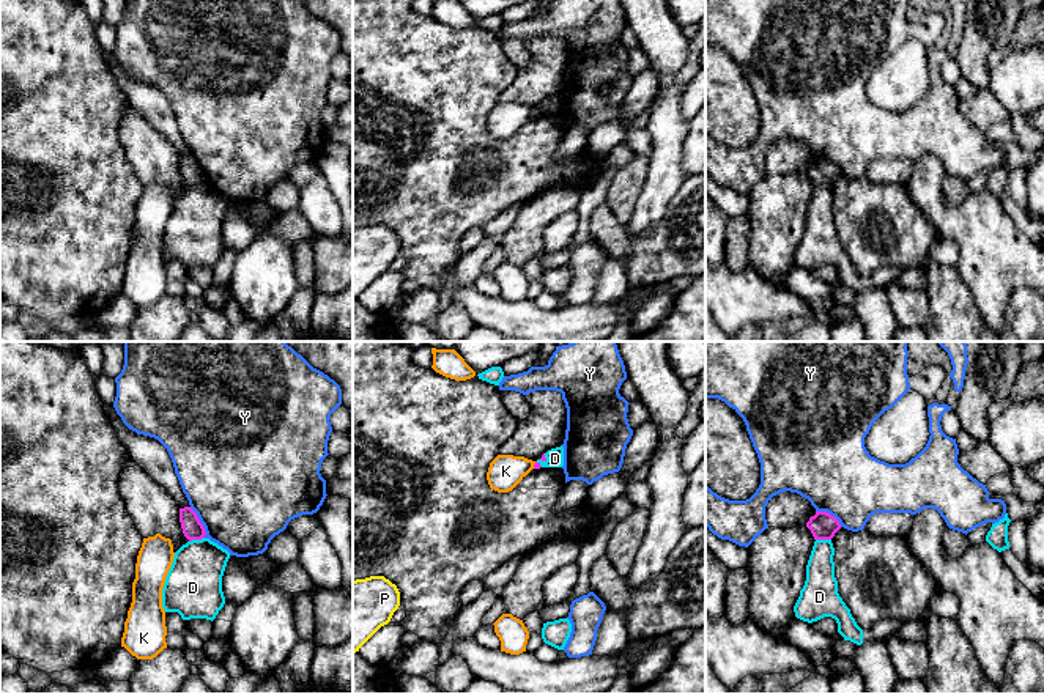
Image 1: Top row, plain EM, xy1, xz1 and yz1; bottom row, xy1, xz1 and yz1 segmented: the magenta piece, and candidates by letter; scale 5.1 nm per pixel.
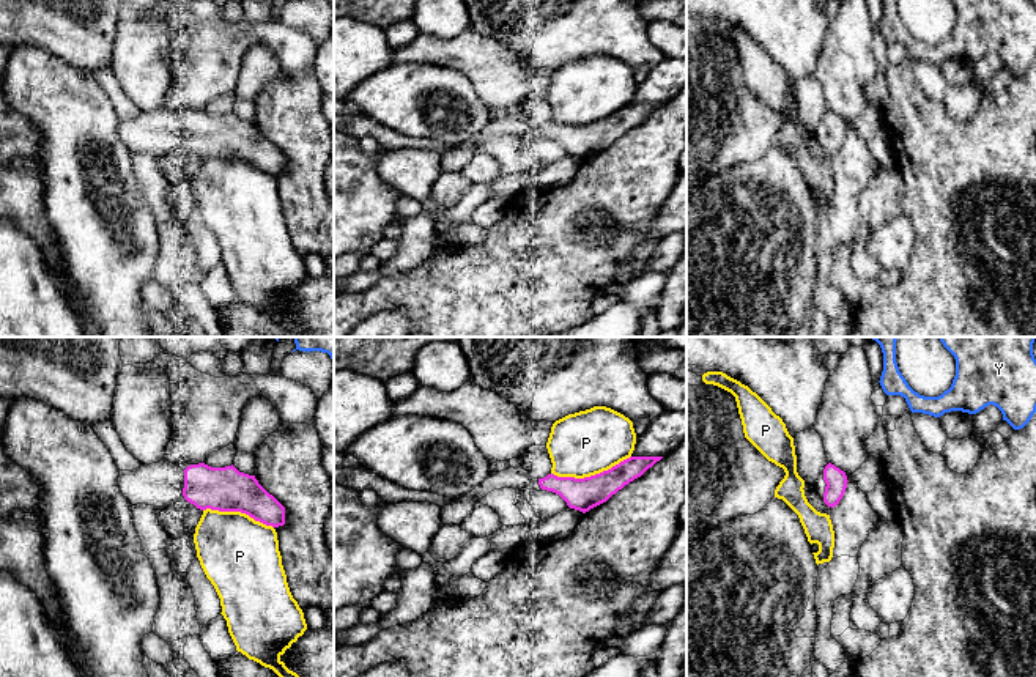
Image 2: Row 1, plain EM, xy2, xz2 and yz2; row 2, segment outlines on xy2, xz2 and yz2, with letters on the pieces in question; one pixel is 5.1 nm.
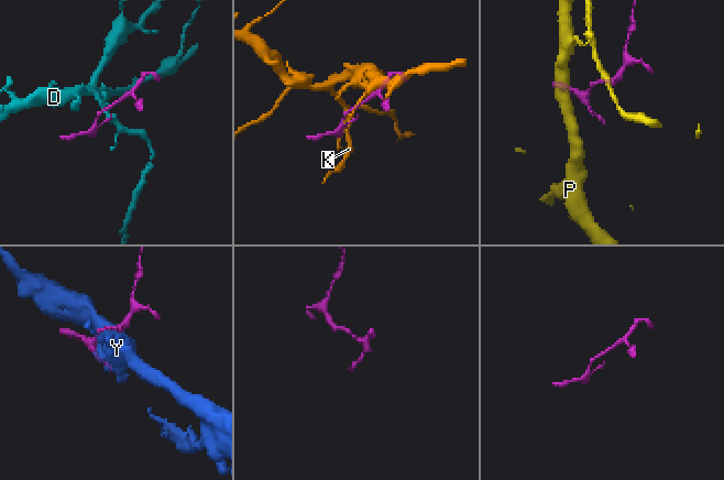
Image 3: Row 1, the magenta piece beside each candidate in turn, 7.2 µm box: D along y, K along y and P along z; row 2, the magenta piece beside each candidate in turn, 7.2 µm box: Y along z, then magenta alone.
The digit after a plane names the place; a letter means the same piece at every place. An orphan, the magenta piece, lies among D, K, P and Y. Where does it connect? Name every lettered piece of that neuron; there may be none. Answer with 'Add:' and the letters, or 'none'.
Add: none

